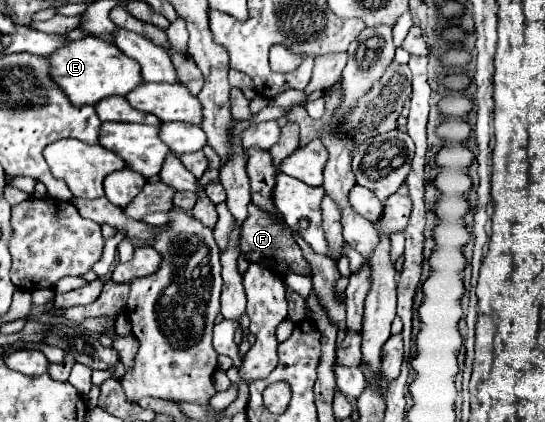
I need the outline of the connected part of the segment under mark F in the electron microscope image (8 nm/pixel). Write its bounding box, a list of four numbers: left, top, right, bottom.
[238,201,312,279]

